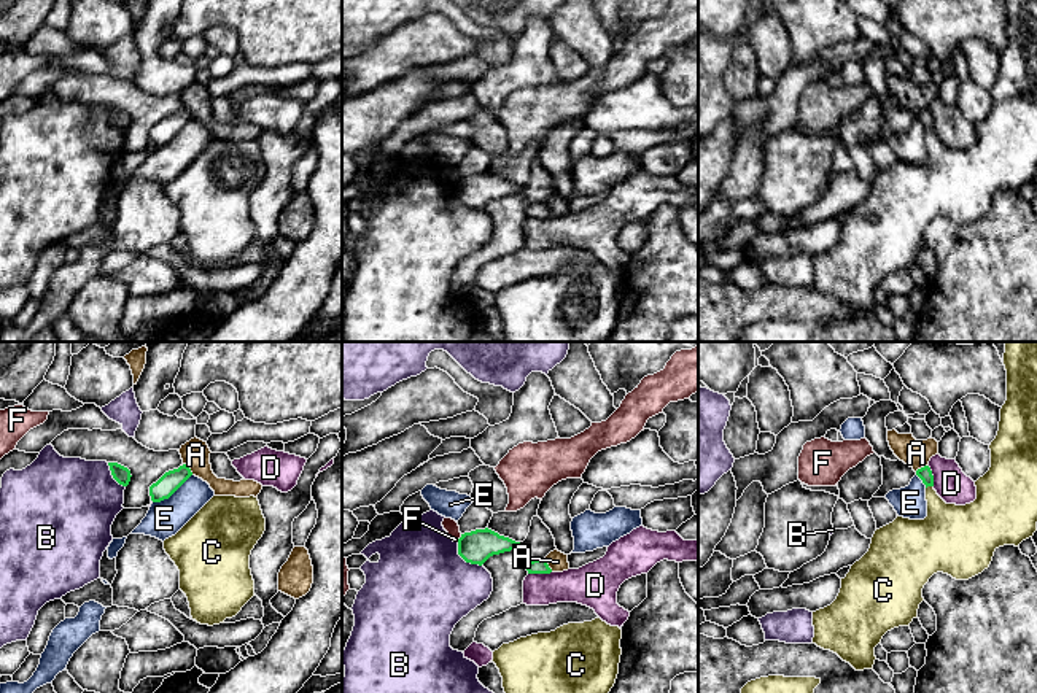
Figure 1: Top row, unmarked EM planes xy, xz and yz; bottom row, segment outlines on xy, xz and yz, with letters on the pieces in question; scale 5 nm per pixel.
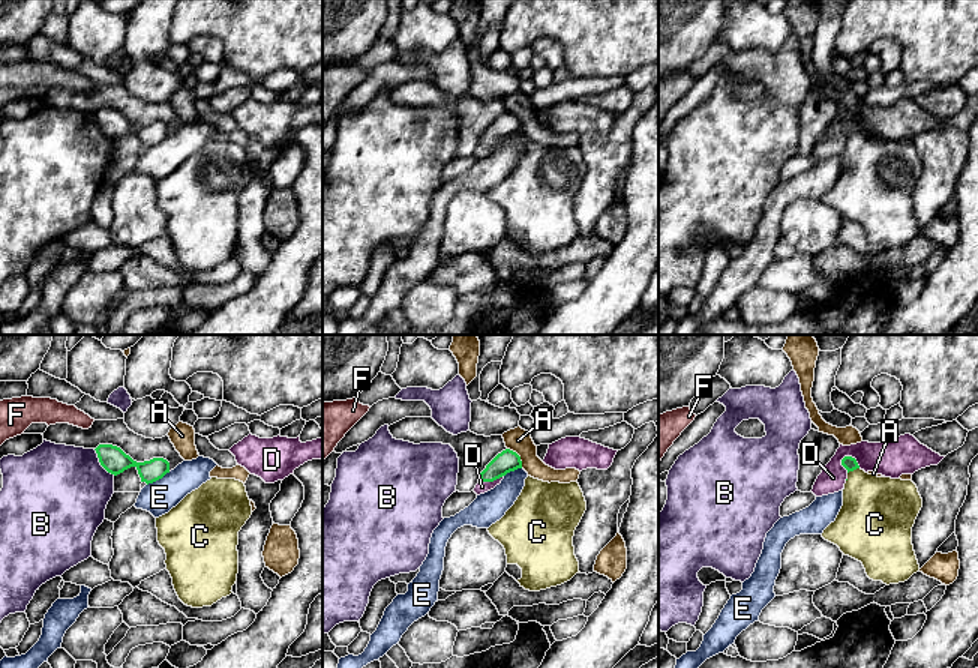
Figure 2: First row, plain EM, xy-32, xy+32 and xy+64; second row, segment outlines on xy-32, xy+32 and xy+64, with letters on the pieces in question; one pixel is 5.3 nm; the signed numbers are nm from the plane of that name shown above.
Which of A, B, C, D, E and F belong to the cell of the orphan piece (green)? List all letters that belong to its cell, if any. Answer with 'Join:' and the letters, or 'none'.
Join: C

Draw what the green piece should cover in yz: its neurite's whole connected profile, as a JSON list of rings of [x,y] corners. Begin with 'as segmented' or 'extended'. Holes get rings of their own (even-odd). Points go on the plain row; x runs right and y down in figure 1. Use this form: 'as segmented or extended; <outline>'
extended; [[[1004,0],[1007,14],[1007,45],[1000,52],[996,83],[991,86],[991,111],[975,126],[977,143],[965,149],[946,148],[934,134],[929,110],[916,114],[926,129],[927,161],[910,164],[899,161],[875,175],[868,196],[856,205],[845,223],[837,243],[813,256],[813,288],[837,297],[856,315],[873,313],[875,291],[883,280],[899,270],[910,270],[924,245],[922,232],[929,223],[943,216],[956,224],[969,224],[989,211],[994,196],[1004,189],[1018,191],[1037,175],[1037,0]]]

